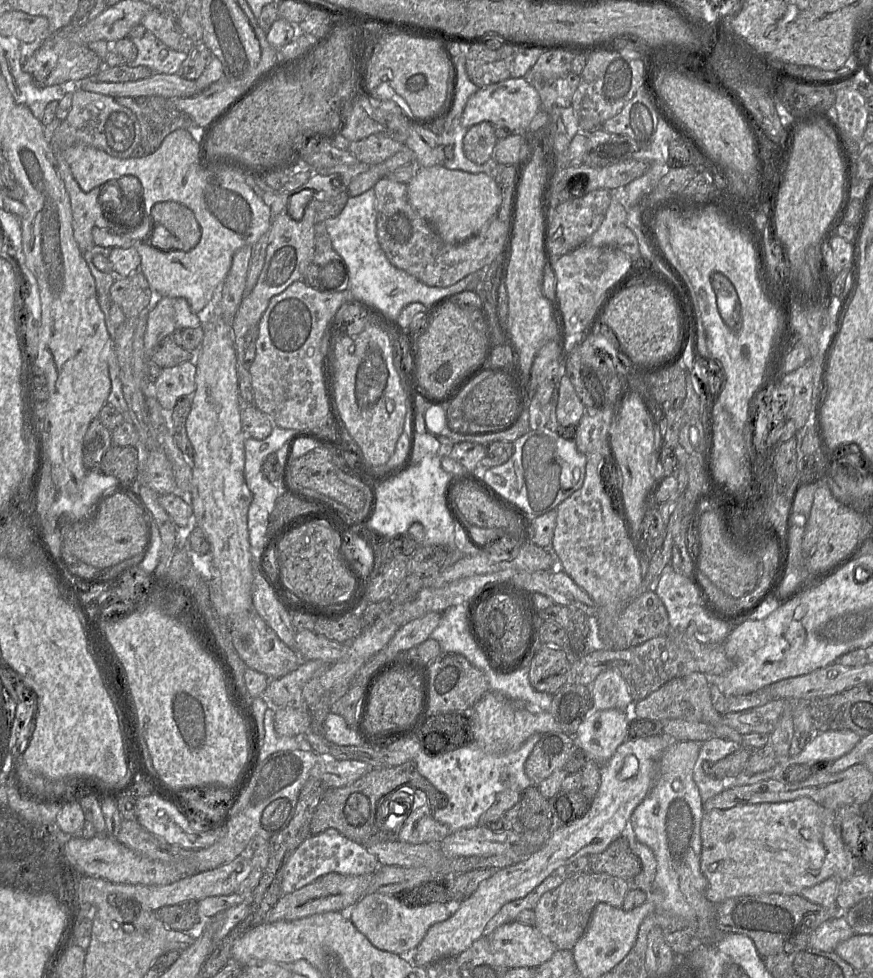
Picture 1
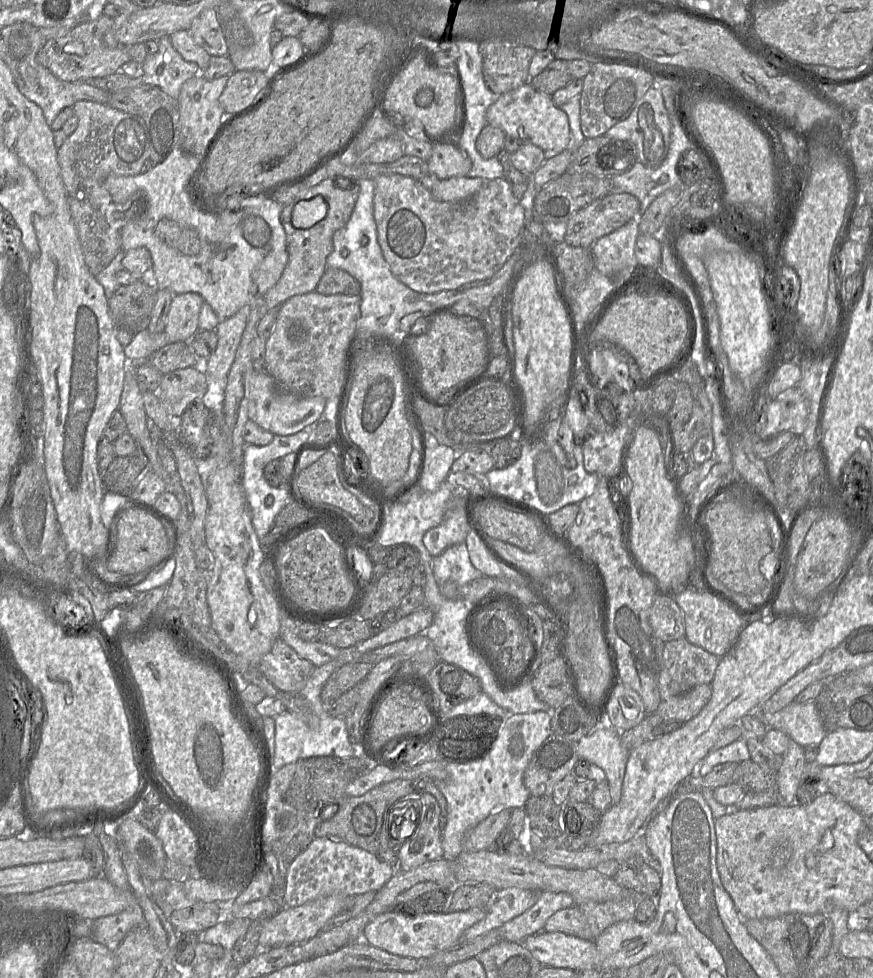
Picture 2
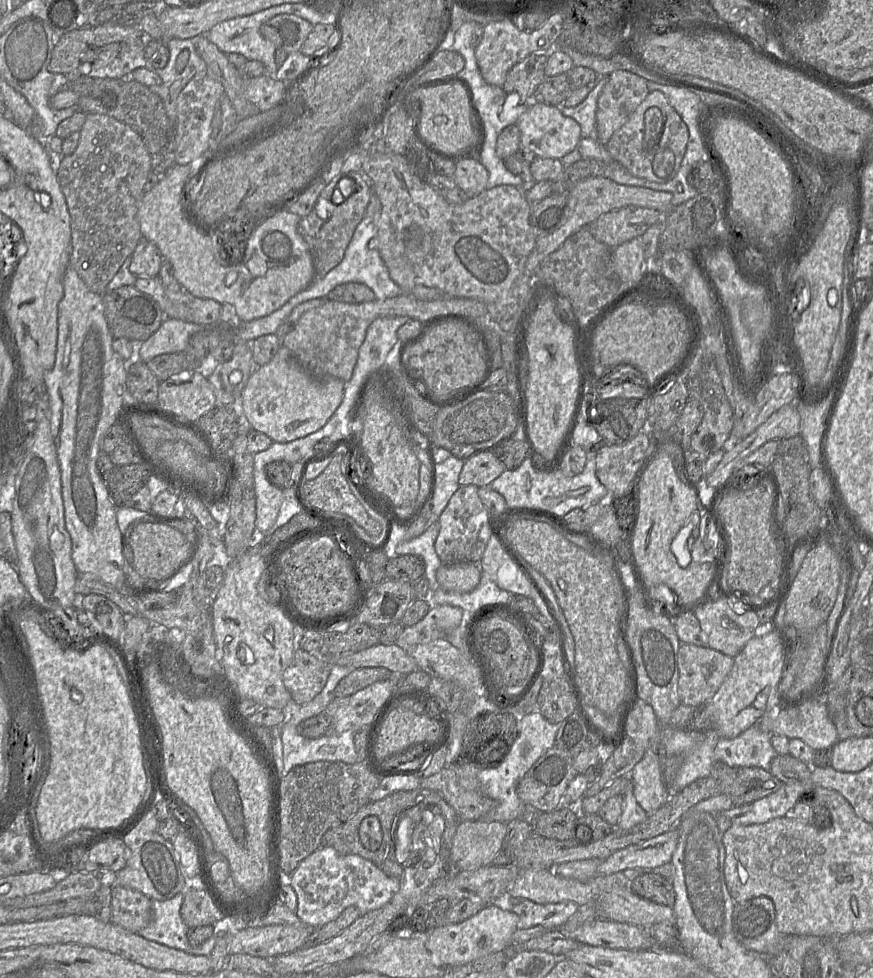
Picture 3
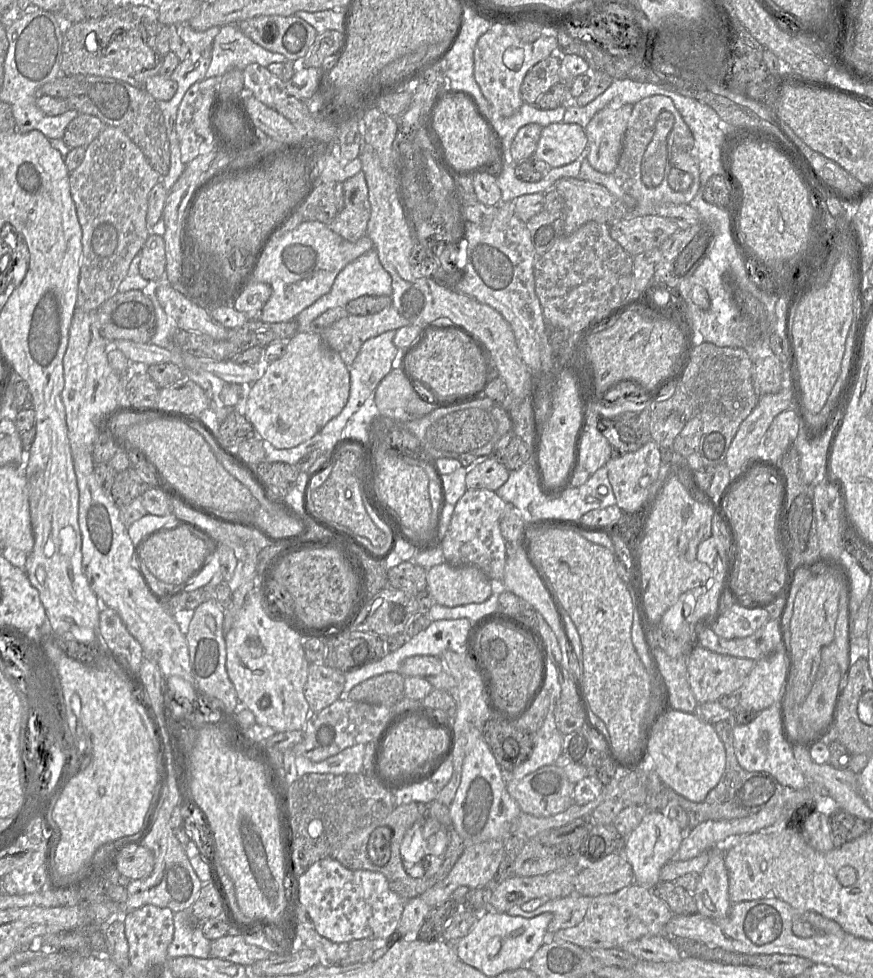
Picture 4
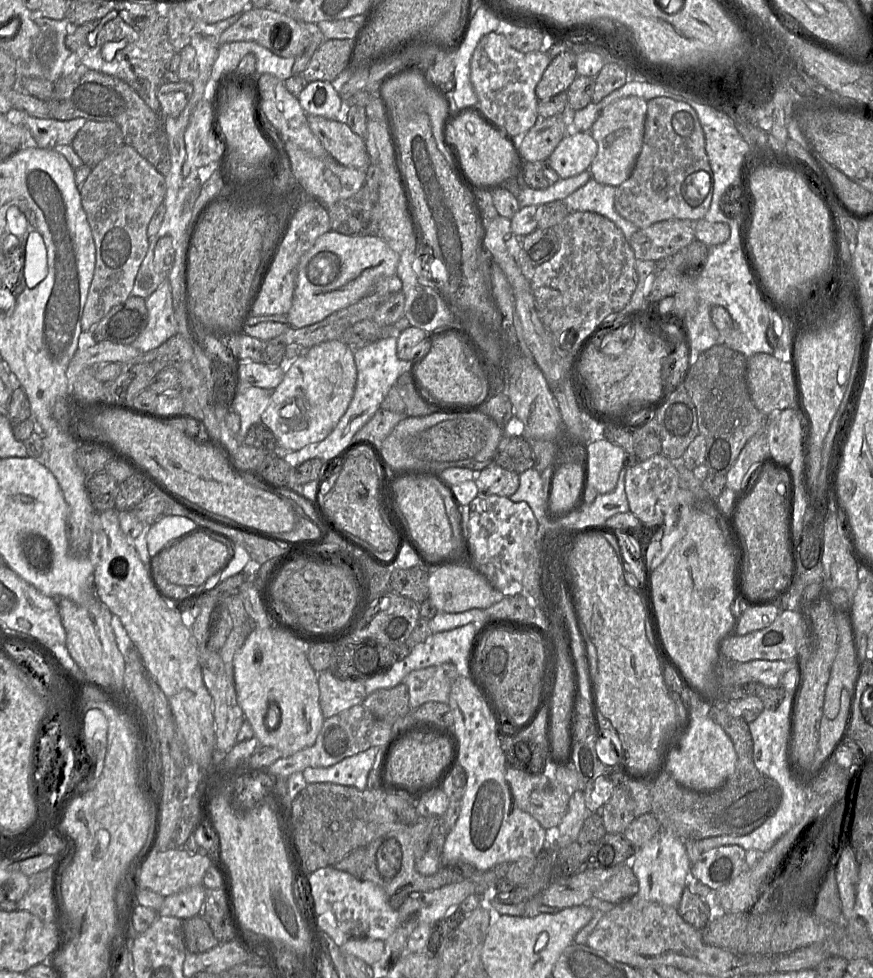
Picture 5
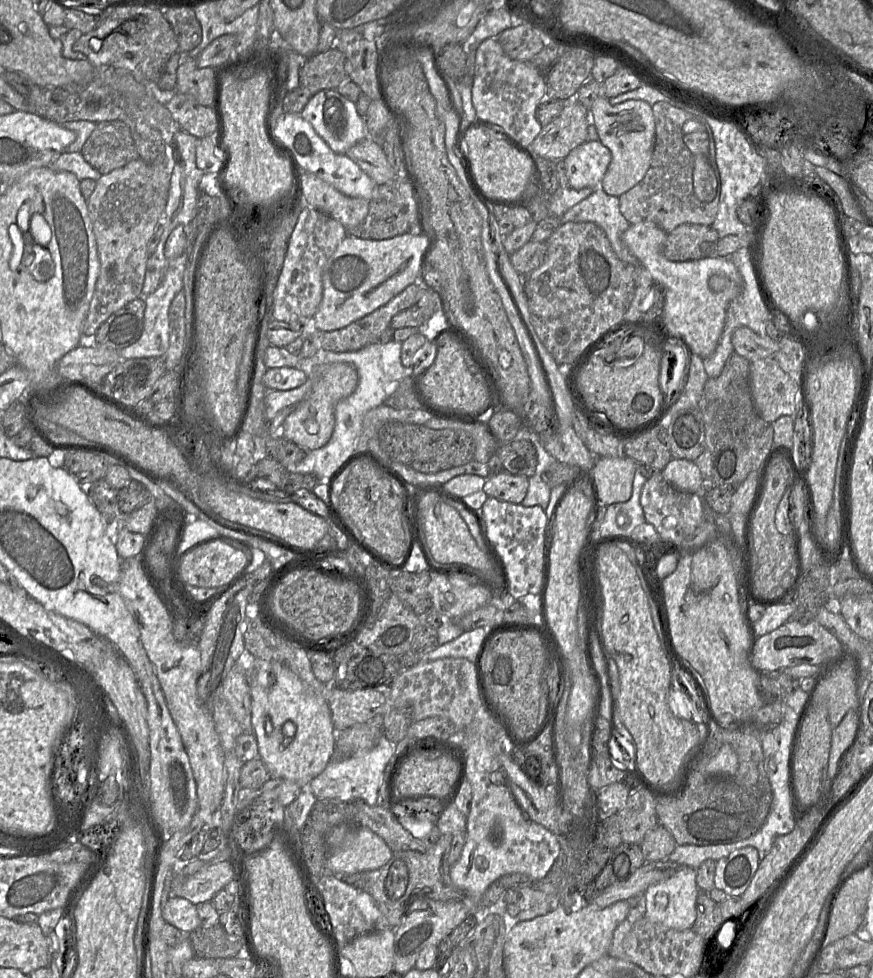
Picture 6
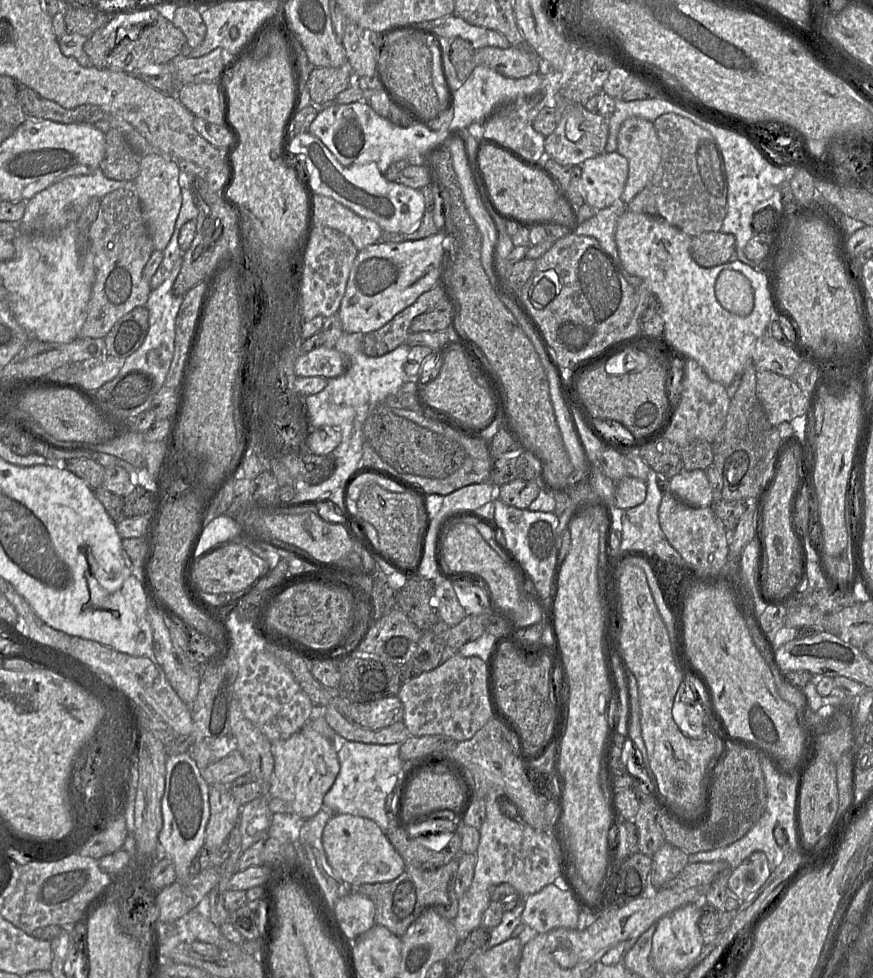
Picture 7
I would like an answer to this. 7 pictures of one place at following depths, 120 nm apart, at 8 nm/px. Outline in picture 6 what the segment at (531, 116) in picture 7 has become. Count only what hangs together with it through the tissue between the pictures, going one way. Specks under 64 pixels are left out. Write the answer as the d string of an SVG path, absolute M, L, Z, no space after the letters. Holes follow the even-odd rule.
M488 38L476 50L471 94L481 127L500 130L515 144L532 151L529 147L543 127L537 120L536 112L547 100L544 74L531 62L509 58L497 38Z

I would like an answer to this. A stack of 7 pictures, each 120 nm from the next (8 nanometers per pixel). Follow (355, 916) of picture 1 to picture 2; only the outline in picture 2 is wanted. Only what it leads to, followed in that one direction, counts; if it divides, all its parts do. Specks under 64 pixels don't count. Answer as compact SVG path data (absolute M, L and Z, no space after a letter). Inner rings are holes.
M484 907L451 913L431 913L410 916L394 910L379 914L363 931L363 941L390 954L415 959L428 959L438 952L449 950L459 944L462 933L482 920Z

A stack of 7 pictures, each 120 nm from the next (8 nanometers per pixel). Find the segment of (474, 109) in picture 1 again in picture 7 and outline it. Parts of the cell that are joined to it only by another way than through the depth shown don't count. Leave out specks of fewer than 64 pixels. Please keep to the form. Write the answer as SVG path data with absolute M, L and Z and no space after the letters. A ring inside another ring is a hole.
M604 152L581 165L581 195L585 203L600 210L621 203L628 178L628 161L615 152Z

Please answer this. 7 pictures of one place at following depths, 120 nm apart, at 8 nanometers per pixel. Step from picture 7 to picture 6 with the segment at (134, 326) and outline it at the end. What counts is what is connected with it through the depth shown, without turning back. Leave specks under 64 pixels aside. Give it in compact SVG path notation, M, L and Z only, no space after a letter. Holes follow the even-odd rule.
M136 298L127 303L100 325L94 335L98 344L117 351L134 344L142 334L144 313L143 298Z

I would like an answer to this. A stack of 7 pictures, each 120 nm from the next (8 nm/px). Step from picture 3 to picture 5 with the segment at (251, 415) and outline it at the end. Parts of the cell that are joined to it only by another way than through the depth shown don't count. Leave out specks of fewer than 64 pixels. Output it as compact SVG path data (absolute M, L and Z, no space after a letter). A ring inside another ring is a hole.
M331 340L310 347L287 366L284 378L273 390L270 403L260 421L272 431L282 448L300 450L306 445L322 441L332 432L352 400L356 382L357 368L349 345Z

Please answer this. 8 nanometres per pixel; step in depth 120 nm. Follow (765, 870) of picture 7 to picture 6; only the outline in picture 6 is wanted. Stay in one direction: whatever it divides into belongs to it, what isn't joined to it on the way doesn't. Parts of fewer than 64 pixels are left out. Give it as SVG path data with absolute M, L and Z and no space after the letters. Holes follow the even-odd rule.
M744 847L715 862L715 887L731 897L740 897L749 887L760 864L754 847Z

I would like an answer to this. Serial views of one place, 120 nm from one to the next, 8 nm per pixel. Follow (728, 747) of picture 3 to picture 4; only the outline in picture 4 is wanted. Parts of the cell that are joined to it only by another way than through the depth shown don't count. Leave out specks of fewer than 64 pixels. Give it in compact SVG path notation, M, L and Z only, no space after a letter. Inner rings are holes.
M779 702L758 713L748 723L734 724L733 737L736 757L746 771L767 772L785 786L806 789L807 779L795 760L792 747L783 736L782 707Z

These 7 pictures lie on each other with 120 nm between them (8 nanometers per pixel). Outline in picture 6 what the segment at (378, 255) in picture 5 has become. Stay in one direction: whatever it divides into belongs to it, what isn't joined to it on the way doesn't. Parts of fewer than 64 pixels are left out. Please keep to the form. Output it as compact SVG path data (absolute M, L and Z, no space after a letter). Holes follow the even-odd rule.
M403 234L383 240L345 237L322 271L323 296L313 316L316 328L320 331L344 328L418 282L424 257L433 243L433 239L424 234Z

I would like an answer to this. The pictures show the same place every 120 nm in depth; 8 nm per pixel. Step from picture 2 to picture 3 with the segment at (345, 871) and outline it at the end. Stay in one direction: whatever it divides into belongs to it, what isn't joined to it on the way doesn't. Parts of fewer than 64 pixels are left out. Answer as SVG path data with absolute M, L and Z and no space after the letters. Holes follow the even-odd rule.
M321 846L306 857L291 875L291 886L298 899L296 915L311 928L319 928L336 919L347 907L358 908L361 915L387 904L400 891L400 882L386 875L373 862L358 855L344 855L336 849Z

